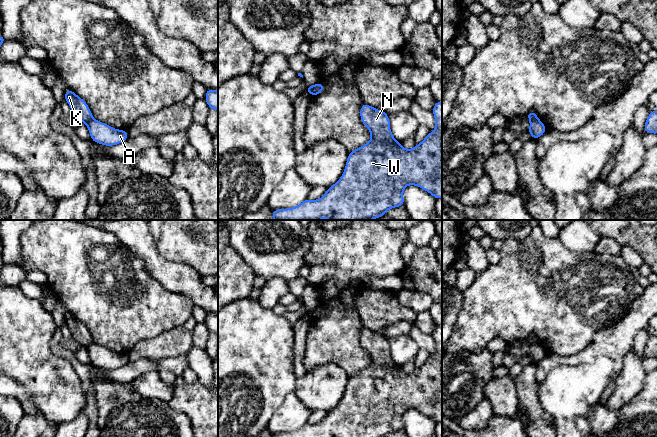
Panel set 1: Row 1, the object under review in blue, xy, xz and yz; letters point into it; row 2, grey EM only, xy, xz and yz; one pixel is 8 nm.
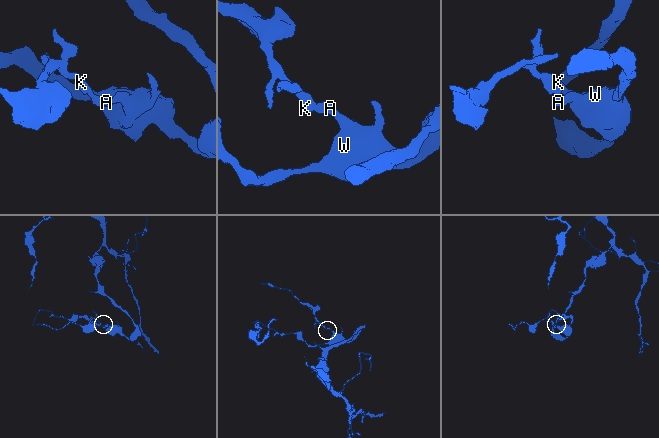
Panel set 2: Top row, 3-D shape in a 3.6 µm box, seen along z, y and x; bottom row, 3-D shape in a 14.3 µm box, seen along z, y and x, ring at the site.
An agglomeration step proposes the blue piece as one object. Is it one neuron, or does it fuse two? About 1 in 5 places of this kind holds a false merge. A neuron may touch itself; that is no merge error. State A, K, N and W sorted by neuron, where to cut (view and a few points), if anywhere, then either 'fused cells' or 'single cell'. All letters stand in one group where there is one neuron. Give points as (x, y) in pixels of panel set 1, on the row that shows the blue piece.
A N W / K; cut in xz along (314, 85), (312, 95); fused cells

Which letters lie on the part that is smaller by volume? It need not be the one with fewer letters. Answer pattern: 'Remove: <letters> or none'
Remove: K

